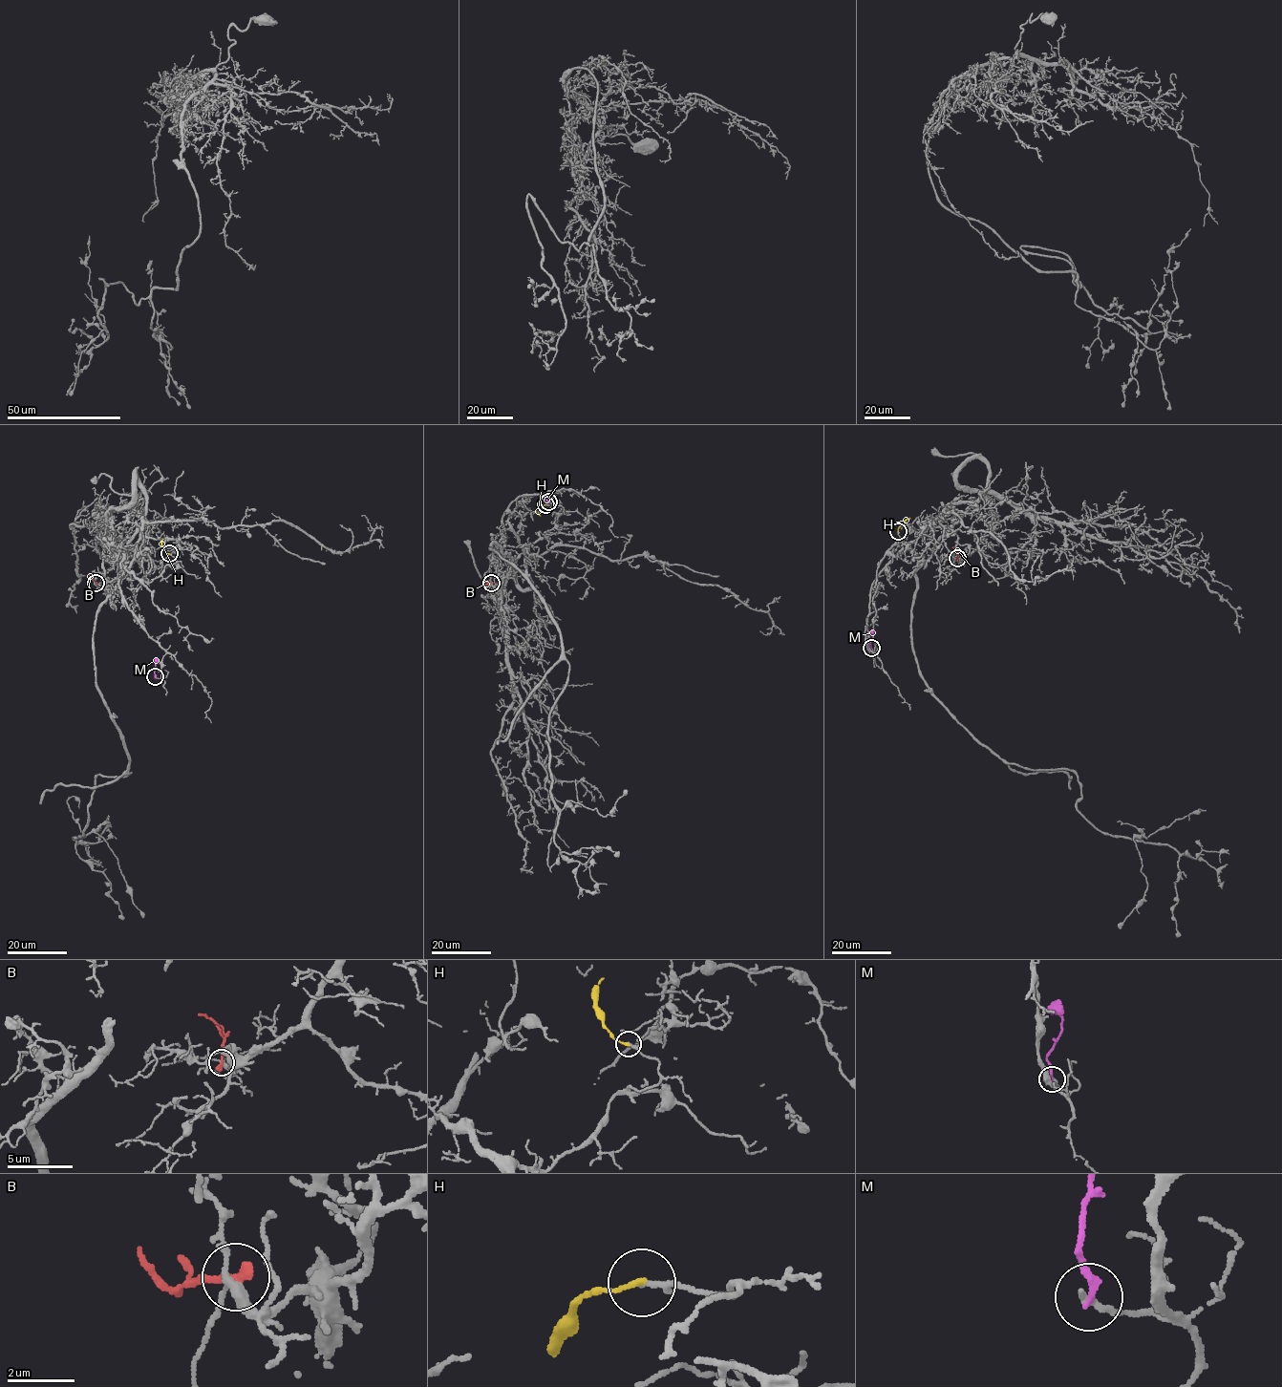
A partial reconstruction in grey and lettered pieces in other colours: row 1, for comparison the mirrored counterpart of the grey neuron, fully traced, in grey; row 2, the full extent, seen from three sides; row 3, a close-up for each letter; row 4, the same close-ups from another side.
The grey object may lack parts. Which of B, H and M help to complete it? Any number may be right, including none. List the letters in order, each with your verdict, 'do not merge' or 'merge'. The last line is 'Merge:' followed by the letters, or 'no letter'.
B: do not merge
H: do not merge
M: do not merge
Merge: no letter

